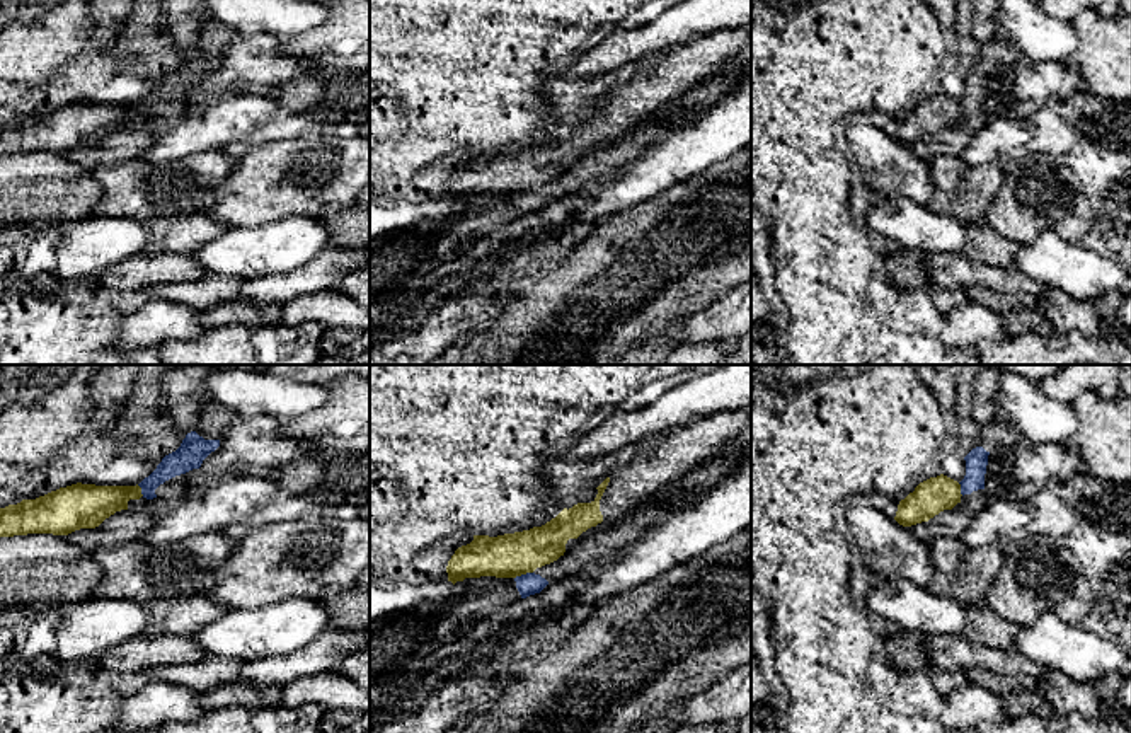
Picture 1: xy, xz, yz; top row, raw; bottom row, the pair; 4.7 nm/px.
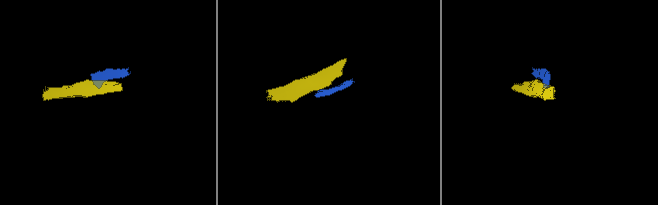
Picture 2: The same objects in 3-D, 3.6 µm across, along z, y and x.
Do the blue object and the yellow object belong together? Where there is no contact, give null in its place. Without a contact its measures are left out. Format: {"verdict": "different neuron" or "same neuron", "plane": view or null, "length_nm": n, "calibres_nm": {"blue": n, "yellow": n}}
{"verdict": "different neuron", "plane": "xz", "length_nm": 90, "calibres_nm": {"blue": 110, "yellow": 200}}

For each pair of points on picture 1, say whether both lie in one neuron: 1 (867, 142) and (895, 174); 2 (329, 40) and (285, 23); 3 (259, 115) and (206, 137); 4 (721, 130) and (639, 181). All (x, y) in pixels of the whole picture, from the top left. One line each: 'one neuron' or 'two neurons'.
1: one neuron
2: two neurons
3: one neuron
4: one neuron

